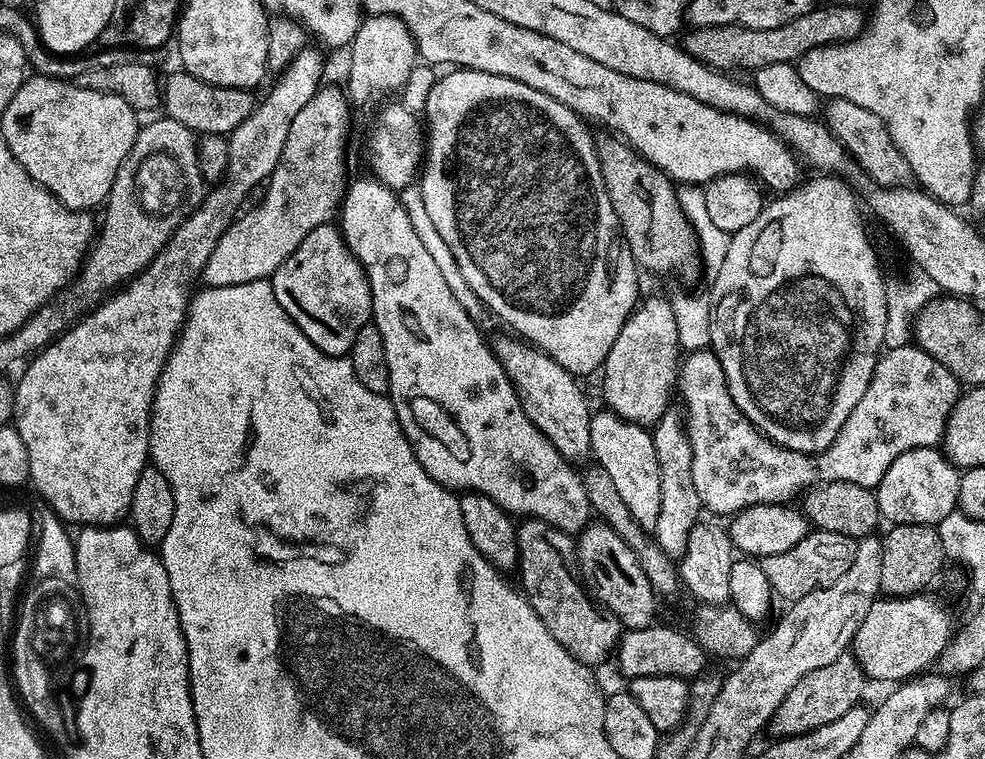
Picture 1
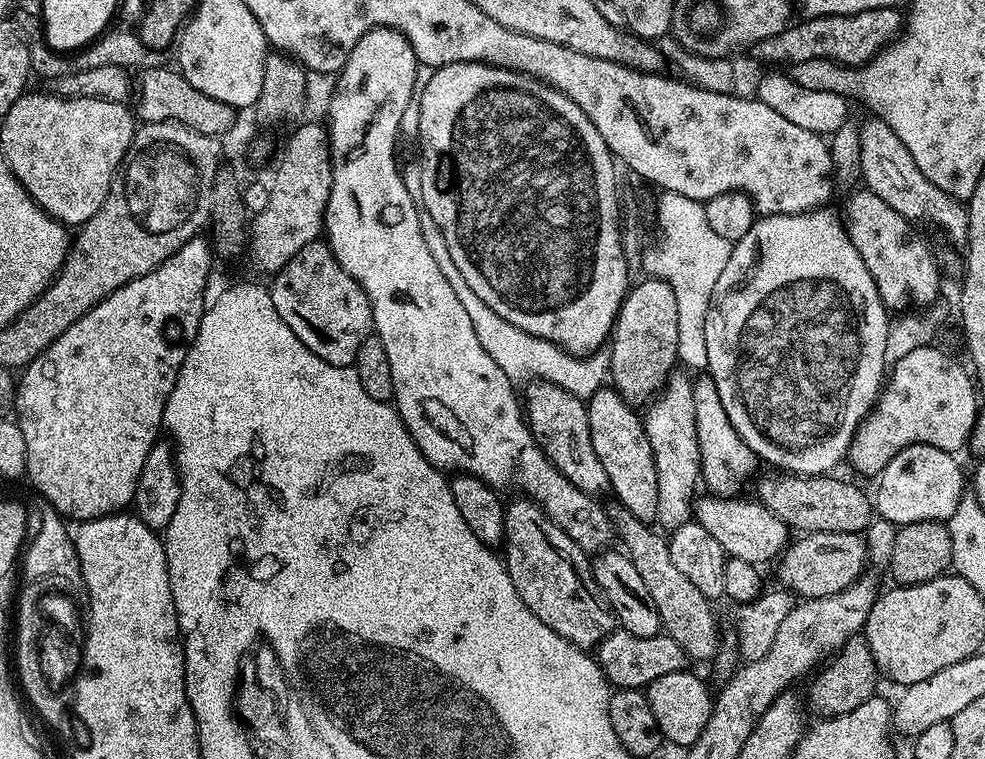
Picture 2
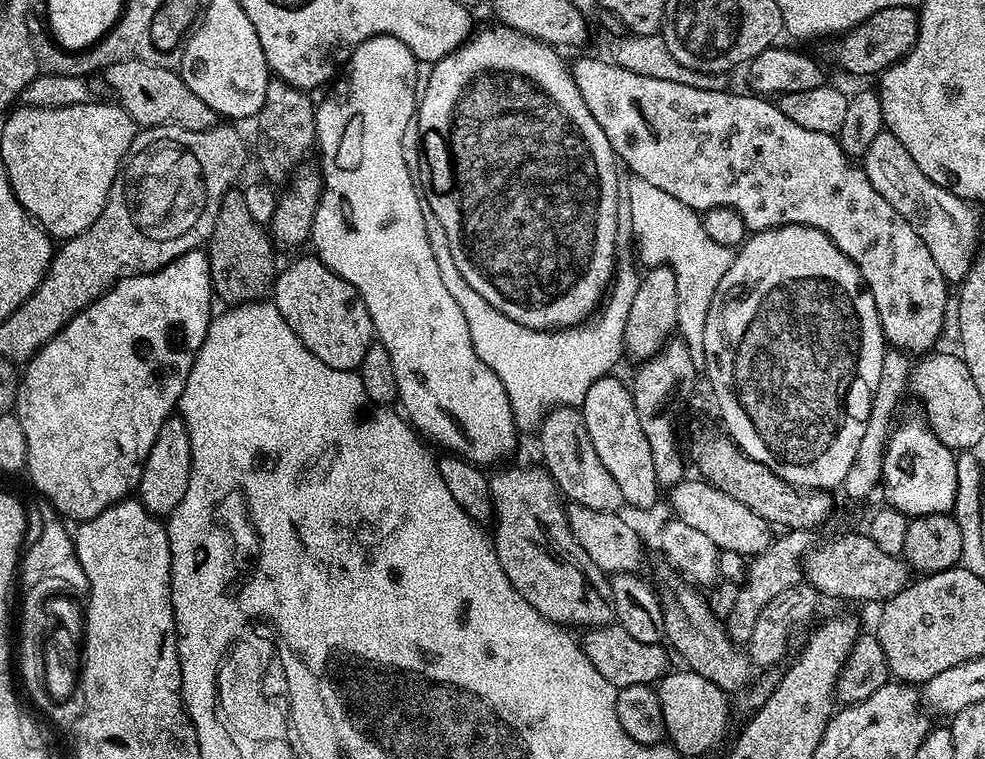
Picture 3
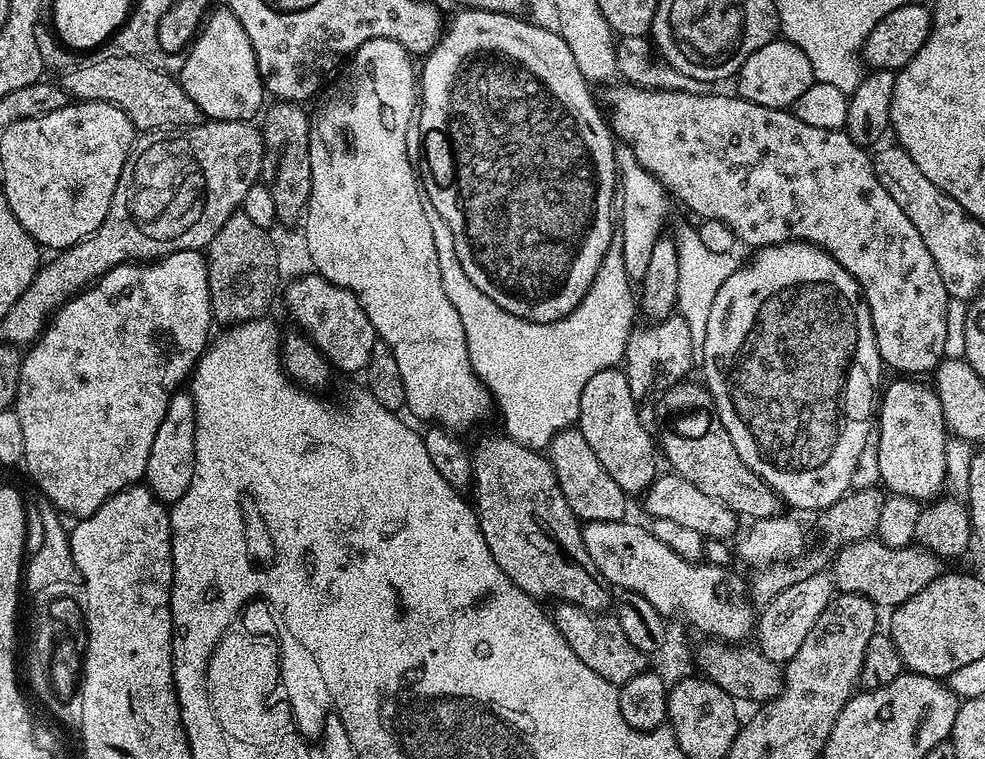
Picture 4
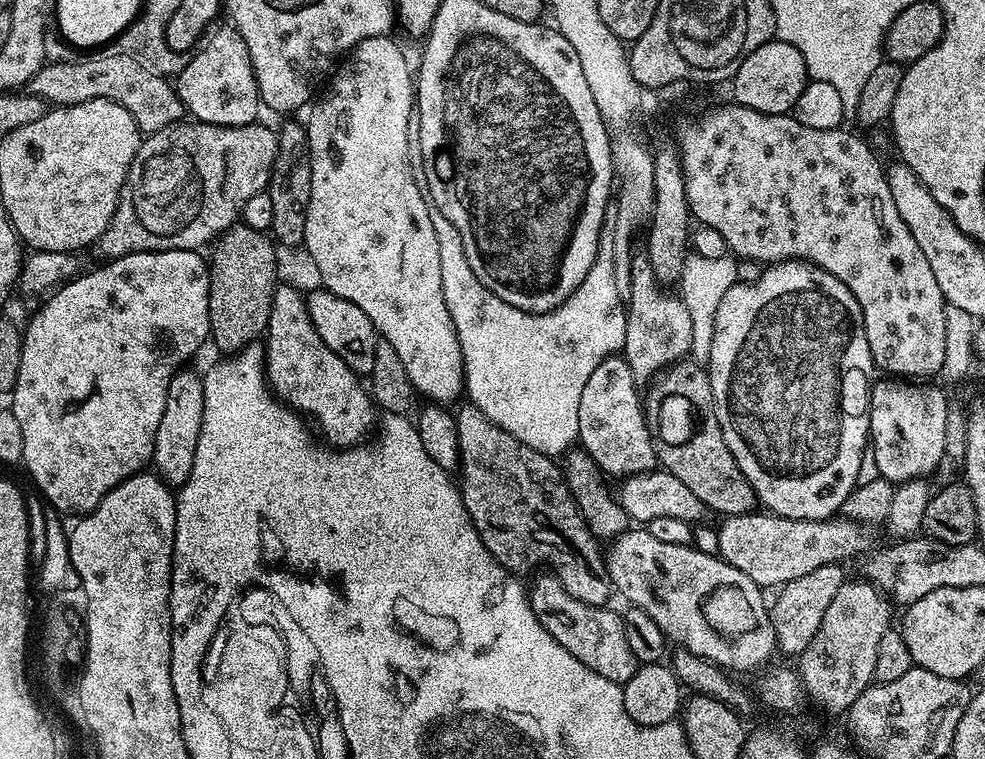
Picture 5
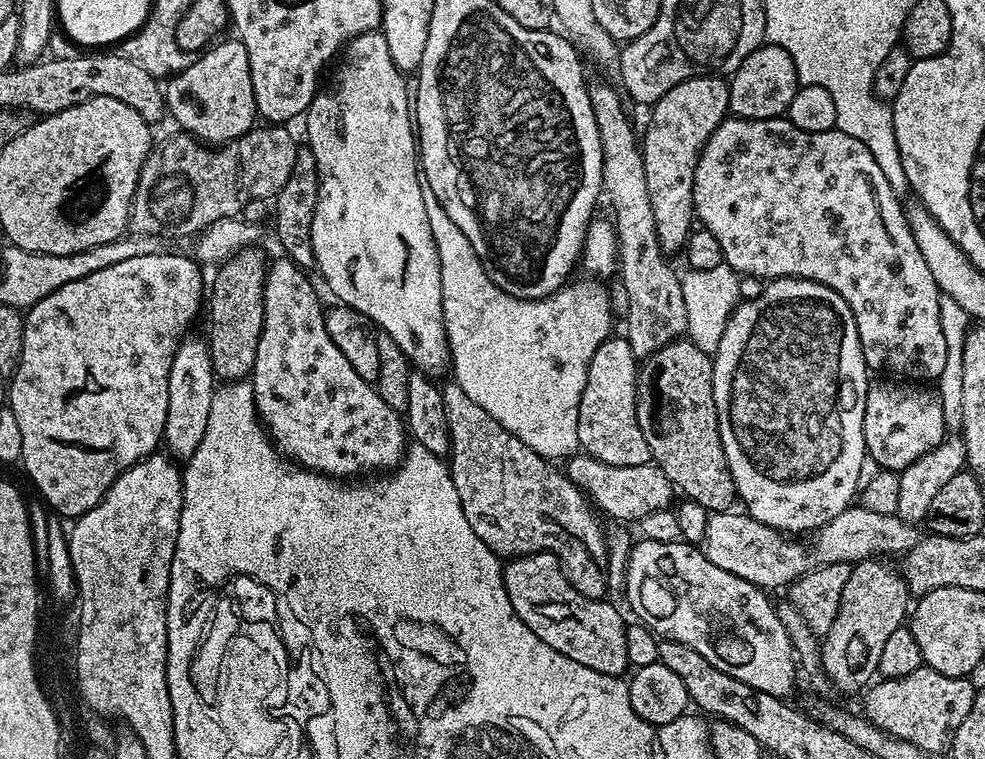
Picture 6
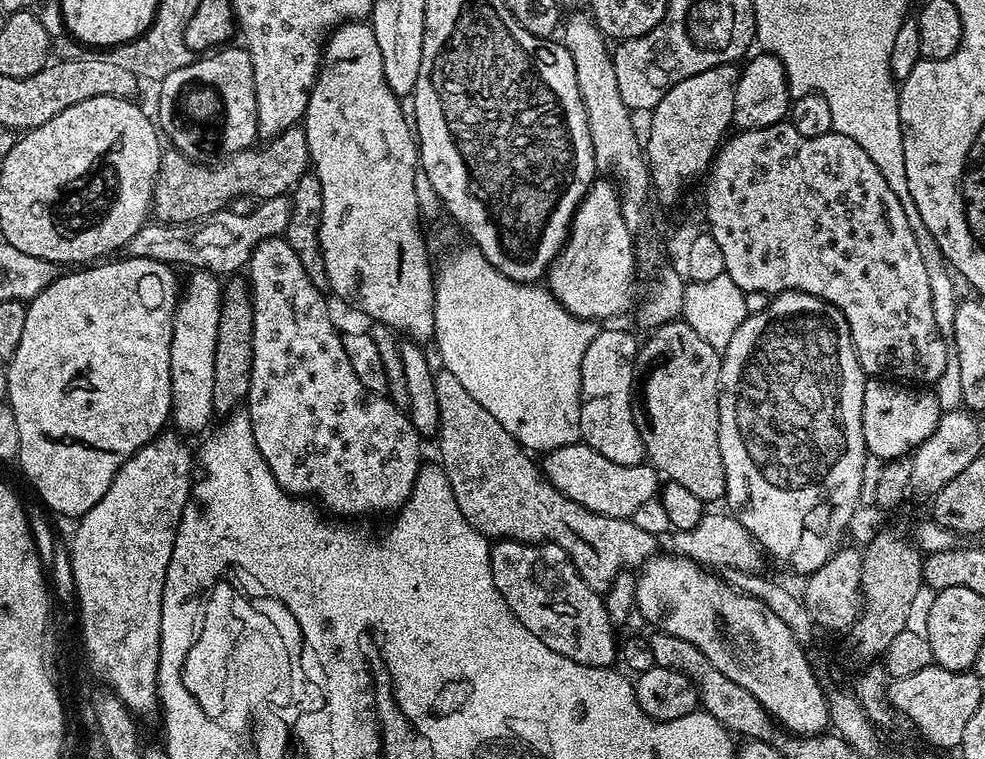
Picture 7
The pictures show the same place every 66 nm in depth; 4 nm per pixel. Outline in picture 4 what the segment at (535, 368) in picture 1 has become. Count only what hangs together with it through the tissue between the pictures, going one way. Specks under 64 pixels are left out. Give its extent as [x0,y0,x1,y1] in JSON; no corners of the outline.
[548,426,628,522]

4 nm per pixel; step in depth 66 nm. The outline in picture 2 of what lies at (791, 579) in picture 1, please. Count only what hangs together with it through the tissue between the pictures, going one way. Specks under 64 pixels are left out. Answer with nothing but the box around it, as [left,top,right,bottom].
[779,532,869,600]

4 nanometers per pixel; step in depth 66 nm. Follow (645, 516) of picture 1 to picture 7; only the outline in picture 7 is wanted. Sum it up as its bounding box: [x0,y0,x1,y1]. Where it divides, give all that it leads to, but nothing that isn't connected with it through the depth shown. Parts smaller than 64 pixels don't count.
[580,328,645,466]

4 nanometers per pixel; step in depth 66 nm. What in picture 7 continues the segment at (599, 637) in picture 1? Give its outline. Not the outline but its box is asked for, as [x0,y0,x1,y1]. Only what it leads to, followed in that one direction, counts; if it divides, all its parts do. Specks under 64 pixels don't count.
[434,370,657,594]

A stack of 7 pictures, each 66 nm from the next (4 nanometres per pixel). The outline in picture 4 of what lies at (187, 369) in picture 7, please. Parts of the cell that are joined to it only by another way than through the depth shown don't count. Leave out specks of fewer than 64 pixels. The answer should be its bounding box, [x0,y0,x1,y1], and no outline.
[143,390,196,506]

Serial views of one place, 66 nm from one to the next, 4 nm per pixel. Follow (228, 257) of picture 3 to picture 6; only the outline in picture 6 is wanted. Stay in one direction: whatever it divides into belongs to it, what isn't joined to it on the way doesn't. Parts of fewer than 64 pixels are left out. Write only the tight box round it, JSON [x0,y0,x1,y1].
[206,248,269,382]

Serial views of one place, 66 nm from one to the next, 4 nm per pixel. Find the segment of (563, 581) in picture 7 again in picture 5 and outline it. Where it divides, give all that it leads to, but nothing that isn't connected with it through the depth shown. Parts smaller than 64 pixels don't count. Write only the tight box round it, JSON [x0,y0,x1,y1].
[526,574,638,686]

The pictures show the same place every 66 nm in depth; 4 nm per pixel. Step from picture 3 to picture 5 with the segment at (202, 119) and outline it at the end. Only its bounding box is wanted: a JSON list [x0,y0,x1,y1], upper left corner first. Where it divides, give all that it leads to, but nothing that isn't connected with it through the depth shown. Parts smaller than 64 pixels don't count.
[30,51,185,133]

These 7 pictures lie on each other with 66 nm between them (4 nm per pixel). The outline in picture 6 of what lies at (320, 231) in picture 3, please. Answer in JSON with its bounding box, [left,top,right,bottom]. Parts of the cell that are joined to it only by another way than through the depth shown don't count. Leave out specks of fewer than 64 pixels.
[306,30,450,378]

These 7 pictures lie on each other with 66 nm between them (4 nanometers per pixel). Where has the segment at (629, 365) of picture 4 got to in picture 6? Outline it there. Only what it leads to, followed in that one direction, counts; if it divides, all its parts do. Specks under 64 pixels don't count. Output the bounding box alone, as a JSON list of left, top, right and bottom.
[589,83,687,358]

